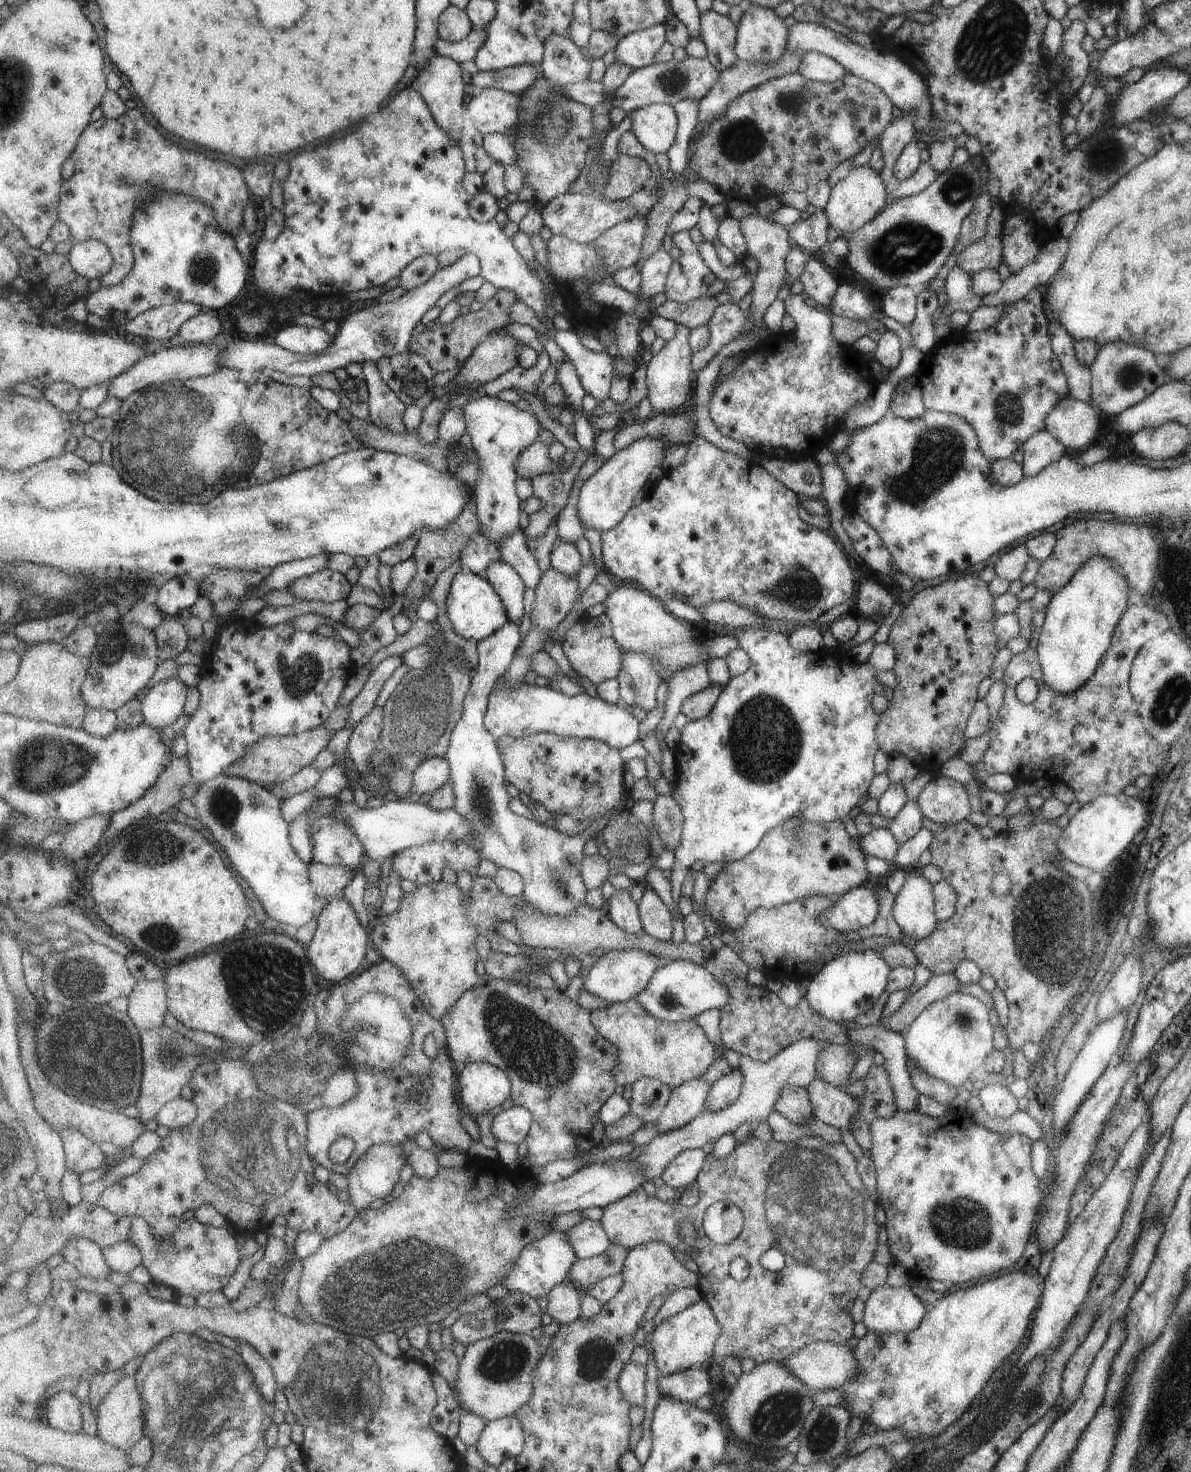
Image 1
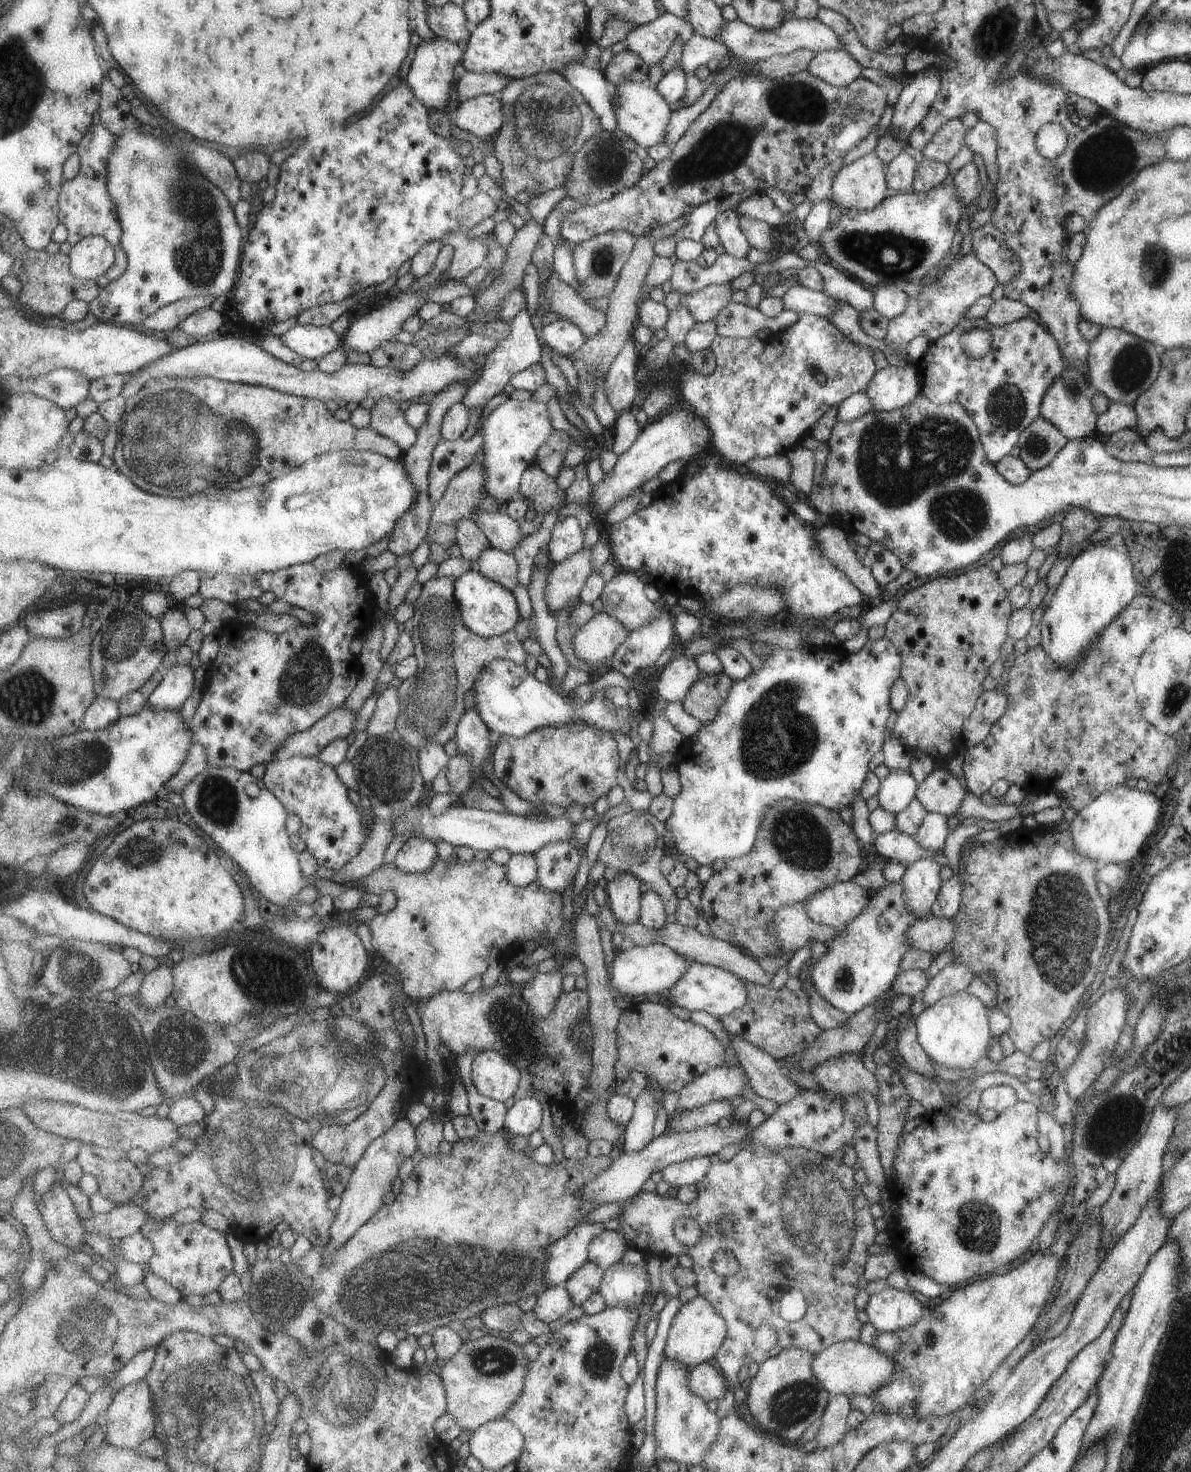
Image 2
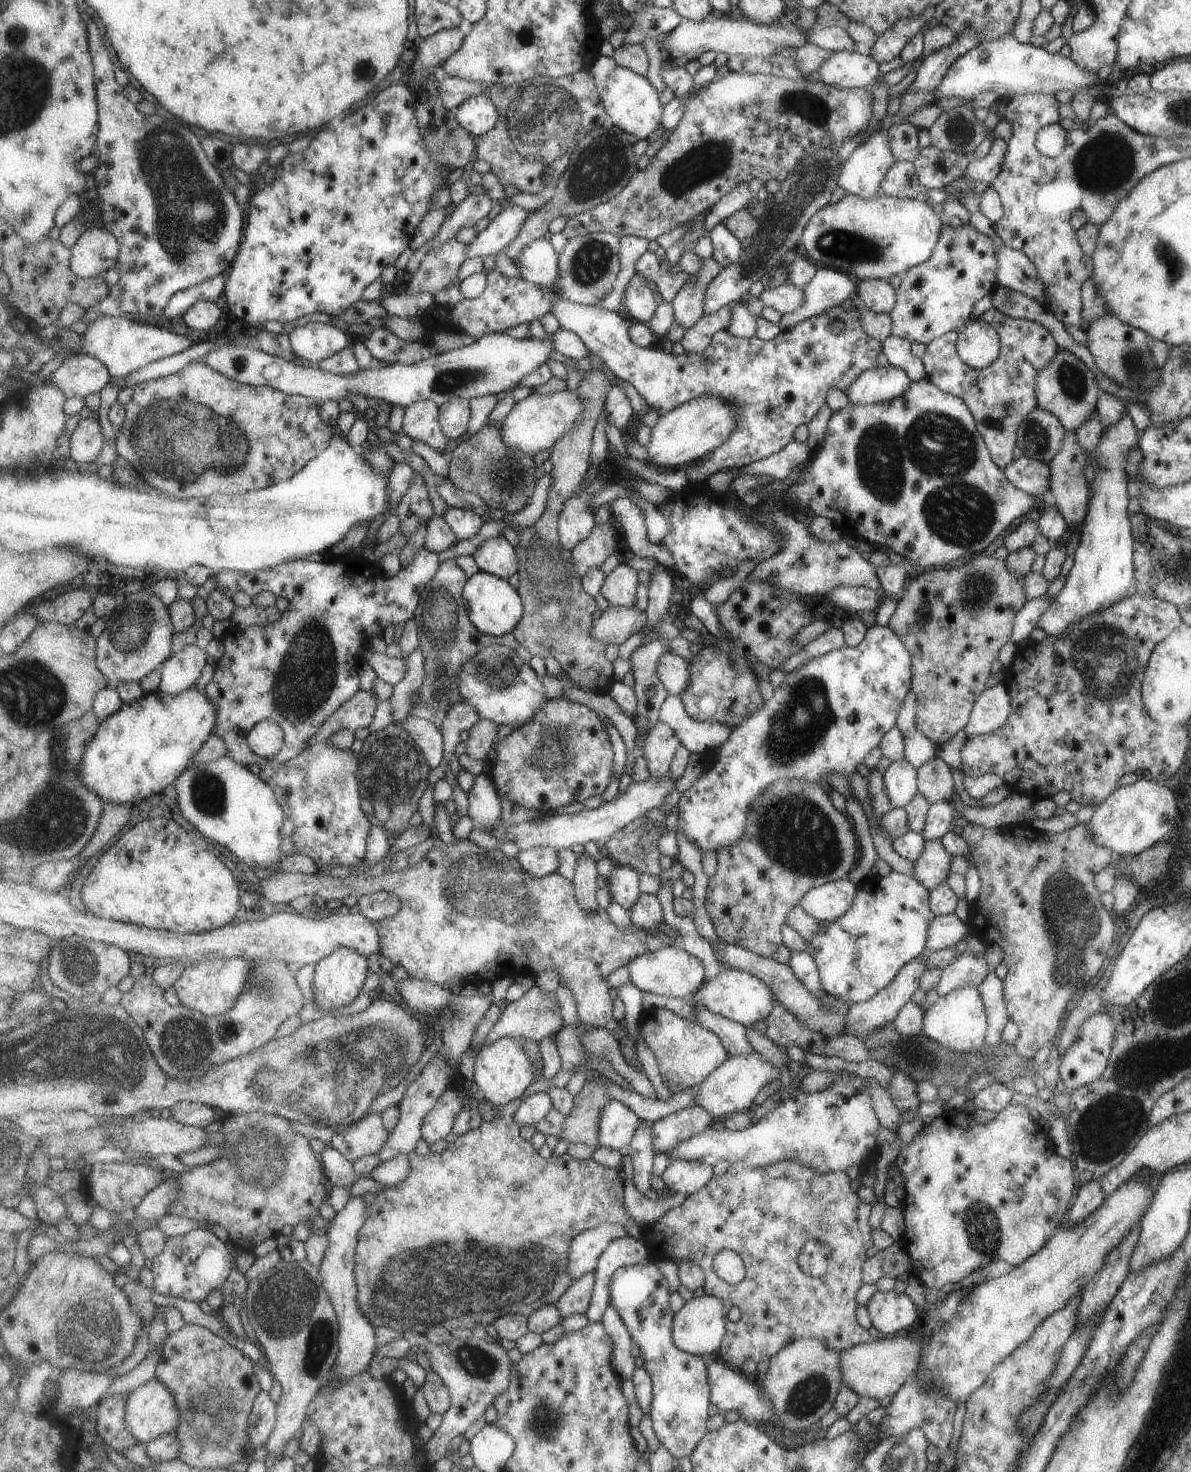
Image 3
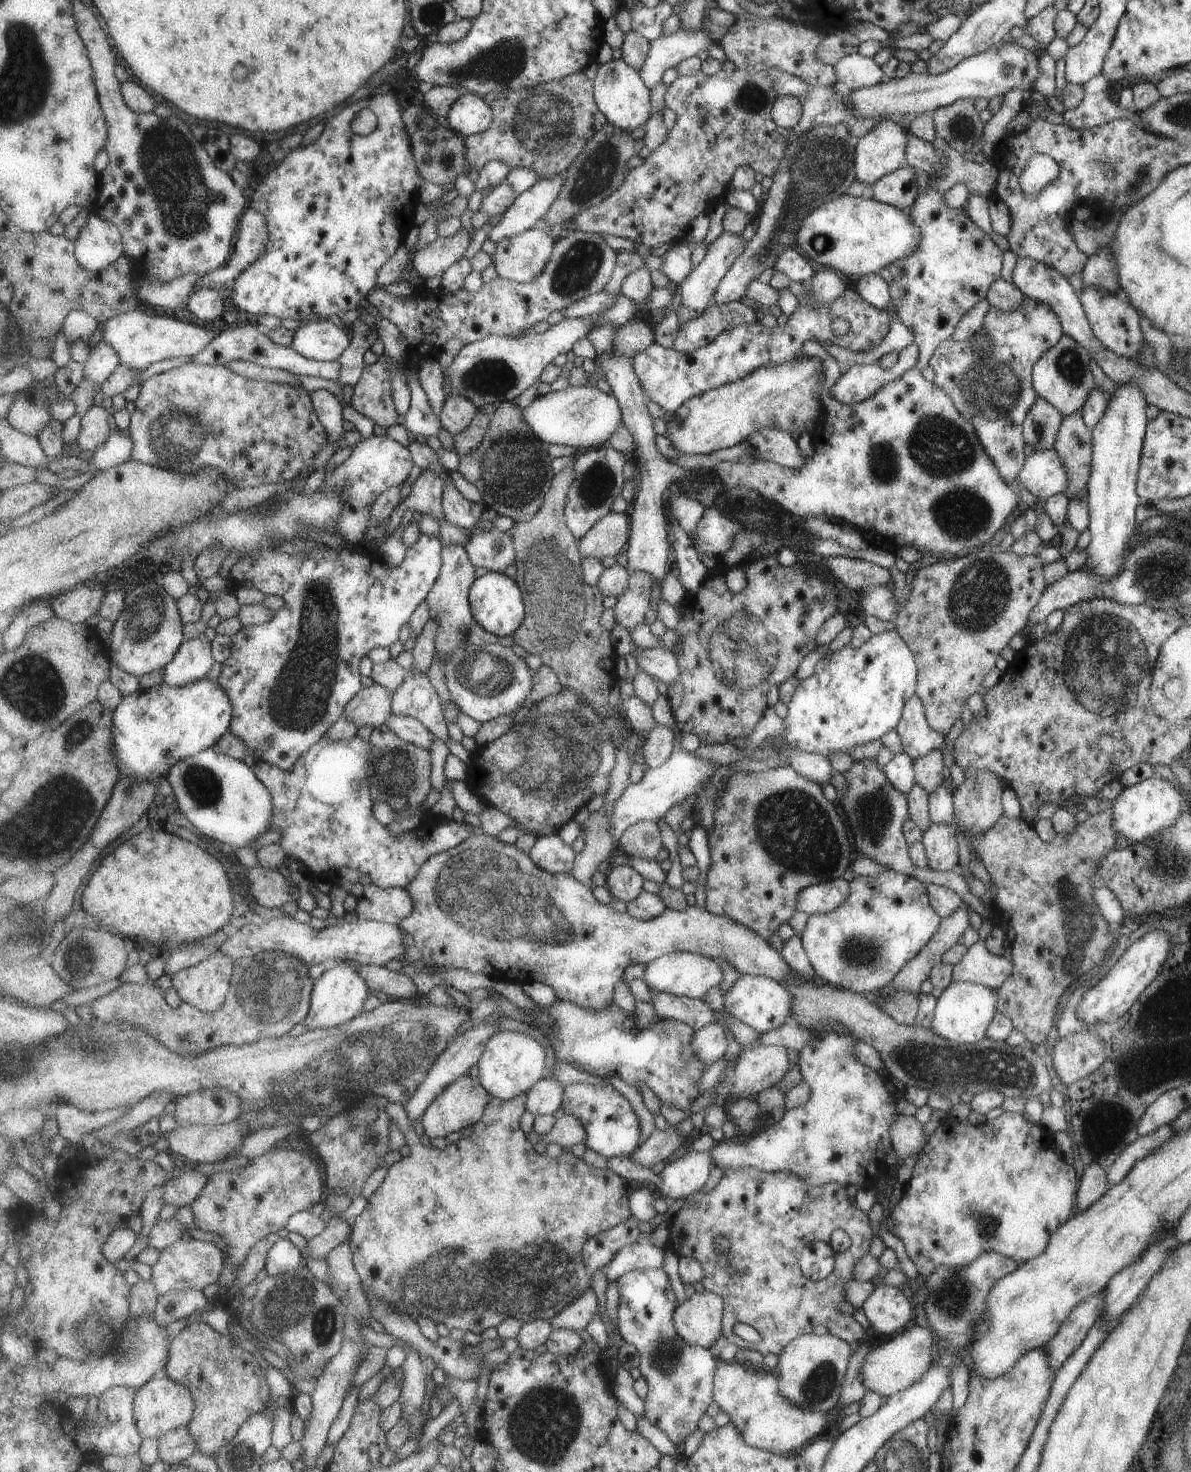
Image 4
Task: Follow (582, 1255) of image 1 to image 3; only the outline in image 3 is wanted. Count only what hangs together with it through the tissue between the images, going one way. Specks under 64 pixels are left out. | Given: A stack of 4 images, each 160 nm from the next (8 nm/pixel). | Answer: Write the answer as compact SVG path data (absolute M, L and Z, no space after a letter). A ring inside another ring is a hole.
M623 1237L612 1240L599 1257L595 1269L596 1285L592 1294L590 1309L585 1314L588 1322L601 1323L605 1311L612 1305L611 1281L618 1268L635 1266L651 1258L650 1248L646 1242L633 1237Z

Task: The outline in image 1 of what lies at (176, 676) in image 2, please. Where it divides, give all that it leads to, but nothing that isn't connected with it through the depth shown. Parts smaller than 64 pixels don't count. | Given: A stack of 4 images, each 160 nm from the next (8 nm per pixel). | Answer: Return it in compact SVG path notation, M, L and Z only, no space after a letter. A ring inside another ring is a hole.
M179 677L163 679L149 689L142 701L146 723L163 730L183 714L187 684Z

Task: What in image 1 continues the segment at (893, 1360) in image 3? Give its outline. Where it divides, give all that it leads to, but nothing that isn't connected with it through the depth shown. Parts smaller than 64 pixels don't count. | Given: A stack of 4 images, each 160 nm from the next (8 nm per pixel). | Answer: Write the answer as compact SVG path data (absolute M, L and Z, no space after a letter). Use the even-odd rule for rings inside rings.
M815 1341L779 1362L813 1391L839 1389L858 1376L855 1354L846 1344Z

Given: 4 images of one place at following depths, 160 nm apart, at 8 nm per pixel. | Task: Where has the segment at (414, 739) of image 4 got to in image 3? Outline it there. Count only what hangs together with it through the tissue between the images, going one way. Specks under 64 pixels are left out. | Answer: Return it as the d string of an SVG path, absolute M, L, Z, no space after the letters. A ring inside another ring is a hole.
M411 714L402 722L399 728L405 729L415 739L432 769L441 766L444 736L434 722Z

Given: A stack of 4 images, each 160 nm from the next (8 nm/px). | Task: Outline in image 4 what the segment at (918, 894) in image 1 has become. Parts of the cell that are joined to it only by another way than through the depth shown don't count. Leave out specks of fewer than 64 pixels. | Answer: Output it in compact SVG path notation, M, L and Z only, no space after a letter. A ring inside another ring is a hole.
M930 823L922 832L927 867L933 870L951 870L957 864L957 840L954 823Z

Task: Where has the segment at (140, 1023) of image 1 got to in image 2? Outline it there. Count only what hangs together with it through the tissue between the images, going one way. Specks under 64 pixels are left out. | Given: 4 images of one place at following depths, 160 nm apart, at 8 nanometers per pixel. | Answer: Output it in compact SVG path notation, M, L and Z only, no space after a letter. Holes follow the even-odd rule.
M169 962L161 964L144 978L139 989L141 1002L150 1009L164 1005L165 1000L172 996L174 980L173 966Z

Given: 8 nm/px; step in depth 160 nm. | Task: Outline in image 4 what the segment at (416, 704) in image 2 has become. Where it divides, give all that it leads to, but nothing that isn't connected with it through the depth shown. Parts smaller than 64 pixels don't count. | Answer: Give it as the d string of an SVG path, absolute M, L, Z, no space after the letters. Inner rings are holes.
M449 545L444 547L442 552L442 569L438 581L433 585L427 602L433 616L440 620L438 636L436 638L439 656L449 656L457 647L477 645L503 645L504 647L515 646L516 640L513 636L498 637L487 632L472 613L470 603L470 590L473 583L478 579L475 576L476 566L472 563L471 557L465 545Z

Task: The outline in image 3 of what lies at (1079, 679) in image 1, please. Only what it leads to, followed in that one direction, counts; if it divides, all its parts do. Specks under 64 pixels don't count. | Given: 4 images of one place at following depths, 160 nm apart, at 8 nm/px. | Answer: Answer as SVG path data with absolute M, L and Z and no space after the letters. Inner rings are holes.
M1123 413L1115 424L1106 426L1094 450L1094 475L1090 484L1091 498L1085 520L1080 528L1080 541L1073 552L1073 563L1061 590L1050 606L1041 613L1037 626L1047 635L1058 637L1066 628L1085 615L1106 609L1114 602L1132 594L1127 588L1133 584L1131 566L1131 530L1127 518L1127 488L1125 488L1125 460L1137 444L1137 429L1132 418Z

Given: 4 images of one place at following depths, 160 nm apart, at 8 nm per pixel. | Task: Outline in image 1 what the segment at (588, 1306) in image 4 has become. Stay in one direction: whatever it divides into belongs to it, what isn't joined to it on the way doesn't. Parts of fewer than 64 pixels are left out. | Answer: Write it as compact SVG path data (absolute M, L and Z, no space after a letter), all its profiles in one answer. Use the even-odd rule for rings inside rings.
M611 1245L603 1254L590 1259L579 1259L569 1271L567 1281L580 1285L582 1294L604 1278L623 1273L629 1250Z

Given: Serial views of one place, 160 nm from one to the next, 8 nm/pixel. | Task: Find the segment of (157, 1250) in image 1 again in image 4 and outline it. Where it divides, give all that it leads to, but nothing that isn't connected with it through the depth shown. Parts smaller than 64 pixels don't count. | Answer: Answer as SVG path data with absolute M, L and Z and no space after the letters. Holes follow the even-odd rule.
M183 1238L162 1250L160 1259L151 1268L151 1279L155 1283L159 1295L169 1291L198 1288L203 1290L209 1284L217 1282L223 1264L225 1264L225 1252L211 1241L199 1241L192 1238Z

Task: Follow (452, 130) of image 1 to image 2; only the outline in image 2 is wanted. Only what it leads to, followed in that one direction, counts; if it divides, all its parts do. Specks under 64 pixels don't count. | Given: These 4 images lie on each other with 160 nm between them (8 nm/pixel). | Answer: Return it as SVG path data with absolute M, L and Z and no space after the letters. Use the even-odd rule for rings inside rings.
M435 37L423 40L416 48L414 60L406 76L408 85L414 90L417 98L428 106L430 110L447 109L449 94L453 90L453 82L458 80L455 76L455 66L462 62L464 50L461 46L448 38Z

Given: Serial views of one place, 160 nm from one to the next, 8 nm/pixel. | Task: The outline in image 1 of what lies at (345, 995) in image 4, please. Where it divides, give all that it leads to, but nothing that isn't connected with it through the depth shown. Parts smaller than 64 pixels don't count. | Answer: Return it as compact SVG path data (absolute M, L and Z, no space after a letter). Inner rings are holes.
M345 898L331 900L317 918L317 929L306 946L310 961L319 970L320 976L329 982L346 981L363 964L367 950L372 946L370 930L361 926L355 908Z

